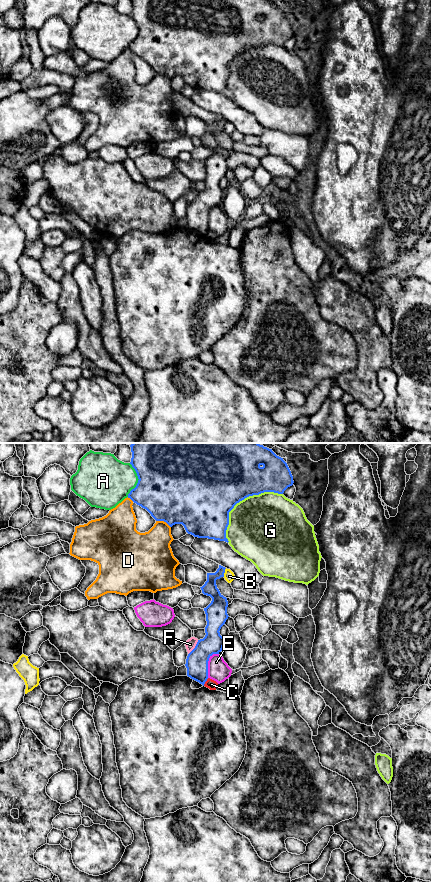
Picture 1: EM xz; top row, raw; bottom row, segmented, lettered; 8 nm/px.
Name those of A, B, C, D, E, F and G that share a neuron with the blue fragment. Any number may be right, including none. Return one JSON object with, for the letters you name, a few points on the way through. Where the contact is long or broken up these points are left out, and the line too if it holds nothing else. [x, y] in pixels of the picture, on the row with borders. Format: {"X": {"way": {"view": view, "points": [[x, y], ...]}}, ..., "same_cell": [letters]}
{"same_cell": []}

